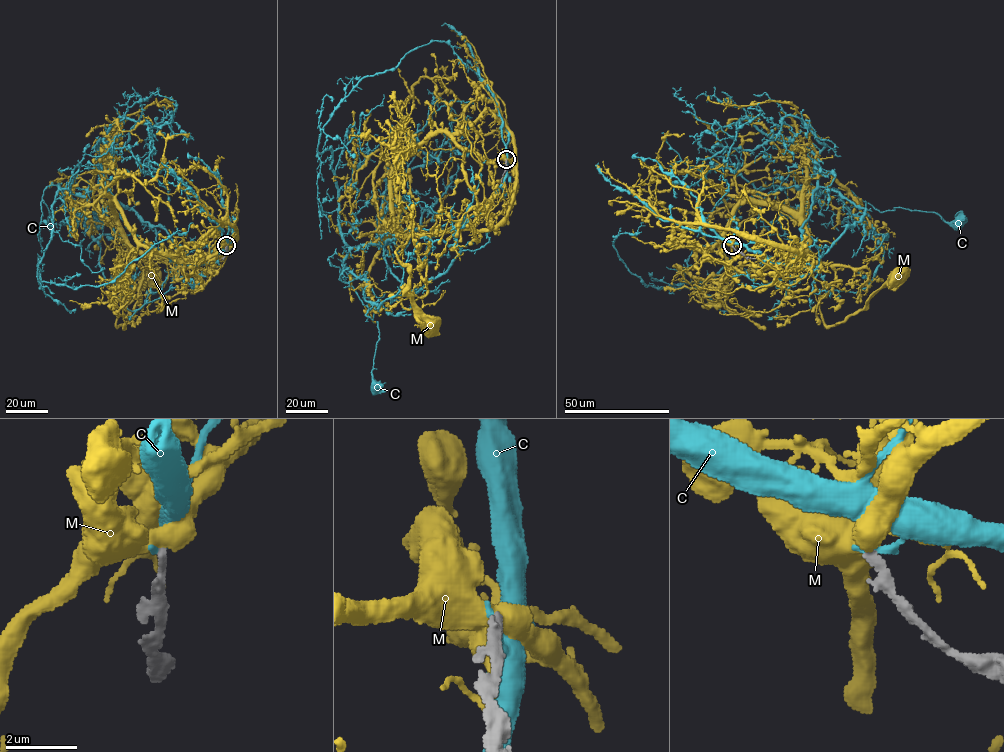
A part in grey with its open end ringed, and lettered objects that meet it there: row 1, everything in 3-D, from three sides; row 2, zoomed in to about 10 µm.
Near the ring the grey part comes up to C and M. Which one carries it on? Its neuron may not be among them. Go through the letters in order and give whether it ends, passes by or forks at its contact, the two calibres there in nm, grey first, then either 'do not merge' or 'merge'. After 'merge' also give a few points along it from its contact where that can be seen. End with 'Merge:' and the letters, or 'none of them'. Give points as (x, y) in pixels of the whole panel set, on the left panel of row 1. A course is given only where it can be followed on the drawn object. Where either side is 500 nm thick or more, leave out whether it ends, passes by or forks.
C: it ends there; 260 nm thick on the grey side, 200 nm on the other; do not merge
M: it forks there; 260 nm thick on the grey side, 440 nm on the other; do not merge
Merge: none of them

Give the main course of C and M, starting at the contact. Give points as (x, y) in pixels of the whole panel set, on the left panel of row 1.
C: (226, 245), (210, 262), (183, 265), (135, 235), (101, 187), (64, 189), (84, 209), (98, 207), (96, 222)
M: (226, 244), (213, 258), (131, 251), (117, 326), (129, 320), (130, 294), (153, 277)

